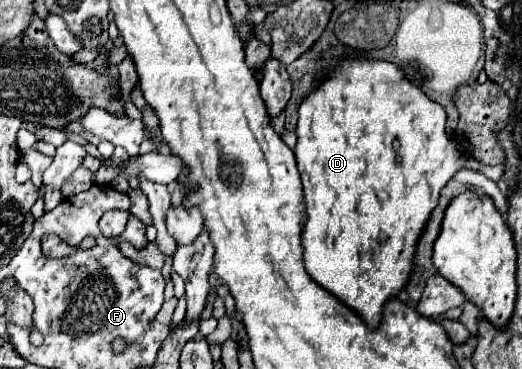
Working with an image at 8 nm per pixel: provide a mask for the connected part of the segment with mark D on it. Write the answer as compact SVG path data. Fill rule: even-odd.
M342 61L340 67L336 67L334 71L330 71L330 75L318 83L318 87L314 89L314 93L310 93L300 109L298 109L298 127L296 127L296 135L298 135L298 143L296 143L296 163L298 163L298 171L302 177L302 185L304 185L304 199L306 199L306 227L302 233L302 245L304 245L304 263L306 263L306 271L312 279L316 279L318 285L326 287L326 291L330 291L332 295L336 295L342 303L346 303L346 307L350 307L352 311L356 311L364 323L374 329L380 325L382 321L382 307L398 297L398 293L408 285L410 281L410 273L414 269L414 257L416 257L416 245L418 239L432 215L432 211L438 205L438 195L440 189L450 181L452 175L460 169L460 167L468 167L484 174L494 182L501 179L504 173L504 165L495 166L484 165L471 157L471 163L468 163L468 155L464 148L452 141L445 131L446 112L438 103L430 101L422 89L418 85L412 85L412 81L408 77L404 77L404 71L394 65L394 63L386 63L386 61L370 61L370 63L354 63L354 61Z

